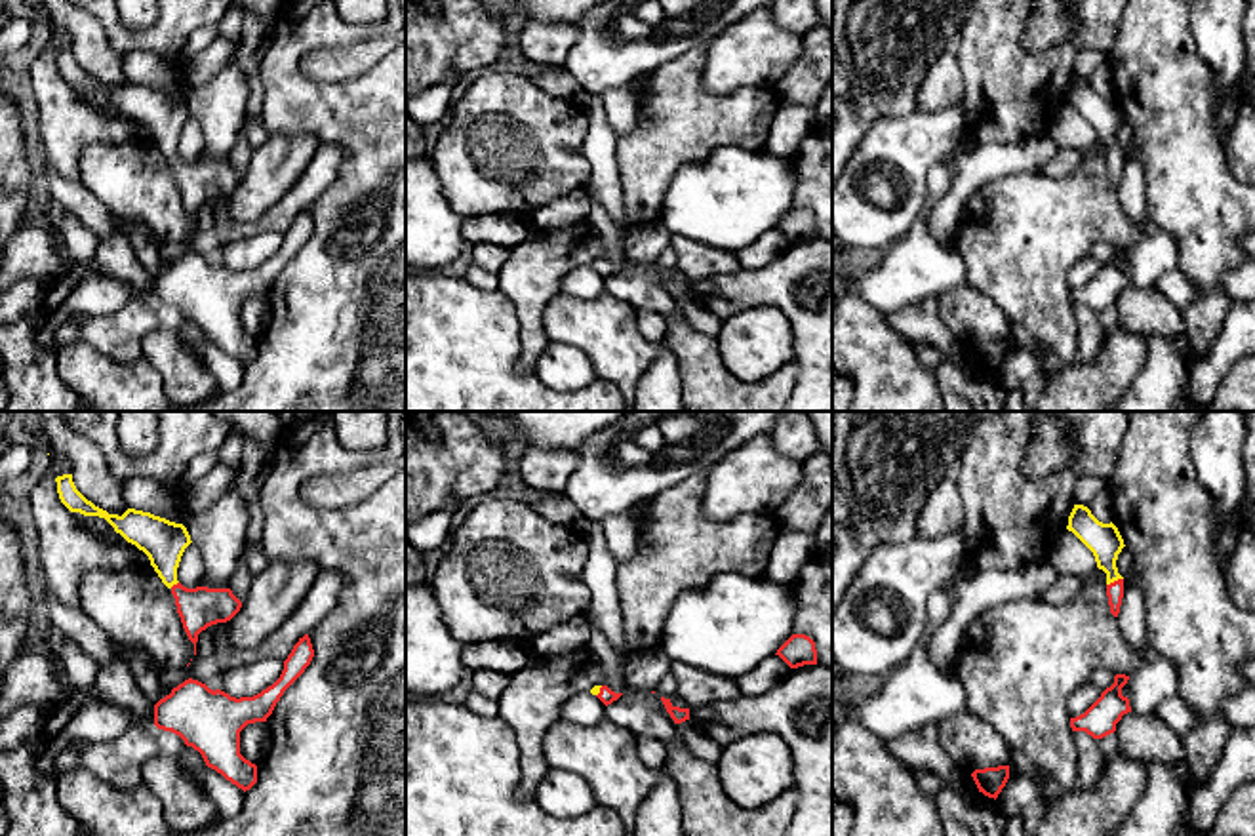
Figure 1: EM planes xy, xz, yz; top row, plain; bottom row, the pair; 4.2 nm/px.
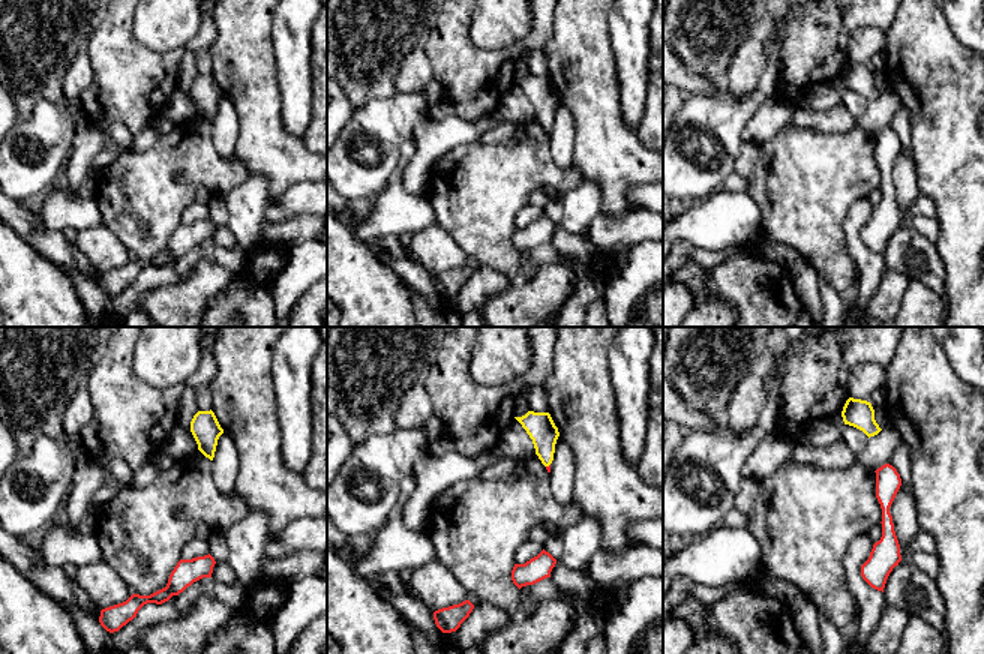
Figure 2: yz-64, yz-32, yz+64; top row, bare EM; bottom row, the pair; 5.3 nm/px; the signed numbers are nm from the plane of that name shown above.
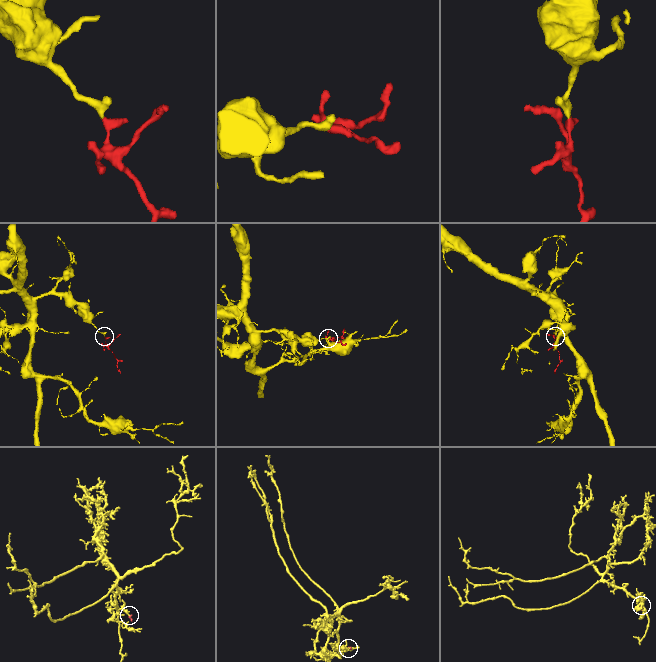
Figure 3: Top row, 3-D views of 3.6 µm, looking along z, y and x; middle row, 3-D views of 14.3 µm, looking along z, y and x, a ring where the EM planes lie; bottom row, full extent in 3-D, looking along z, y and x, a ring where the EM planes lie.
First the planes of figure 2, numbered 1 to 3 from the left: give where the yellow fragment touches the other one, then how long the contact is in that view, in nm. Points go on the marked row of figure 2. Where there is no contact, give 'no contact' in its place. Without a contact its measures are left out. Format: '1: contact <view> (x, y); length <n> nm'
1: no contact
2: contact yz-32 (549, 465); length 30 nm
3: no contact

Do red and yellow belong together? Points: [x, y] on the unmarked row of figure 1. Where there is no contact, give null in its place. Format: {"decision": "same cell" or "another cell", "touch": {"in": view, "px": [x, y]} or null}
{"decision": "same cell", "touch": {"in": "yz", "px": [1115, 155]}}

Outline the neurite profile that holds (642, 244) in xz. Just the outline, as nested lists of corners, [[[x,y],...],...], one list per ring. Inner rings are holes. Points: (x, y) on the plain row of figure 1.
[[[661,221],[632,229],[623,238],[627,261],[644,267],[655,265],[661,251],[670,244],[670,236]]]

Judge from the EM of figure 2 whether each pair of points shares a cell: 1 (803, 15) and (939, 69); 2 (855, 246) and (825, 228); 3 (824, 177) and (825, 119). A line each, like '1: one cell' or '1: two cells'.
1: two cells
2: two cells
3: two cells

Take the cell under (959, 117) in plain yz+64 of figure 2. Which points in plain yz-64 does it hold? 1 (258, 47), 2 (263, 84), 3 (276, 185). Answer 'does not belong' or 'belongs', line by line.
1: belongs
2: belongs
3: belongs

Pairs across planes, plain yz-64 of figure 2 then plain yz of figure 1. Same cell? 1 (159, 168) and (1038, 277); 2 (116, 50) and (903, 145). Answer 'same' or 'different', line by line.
1: same
2: different

